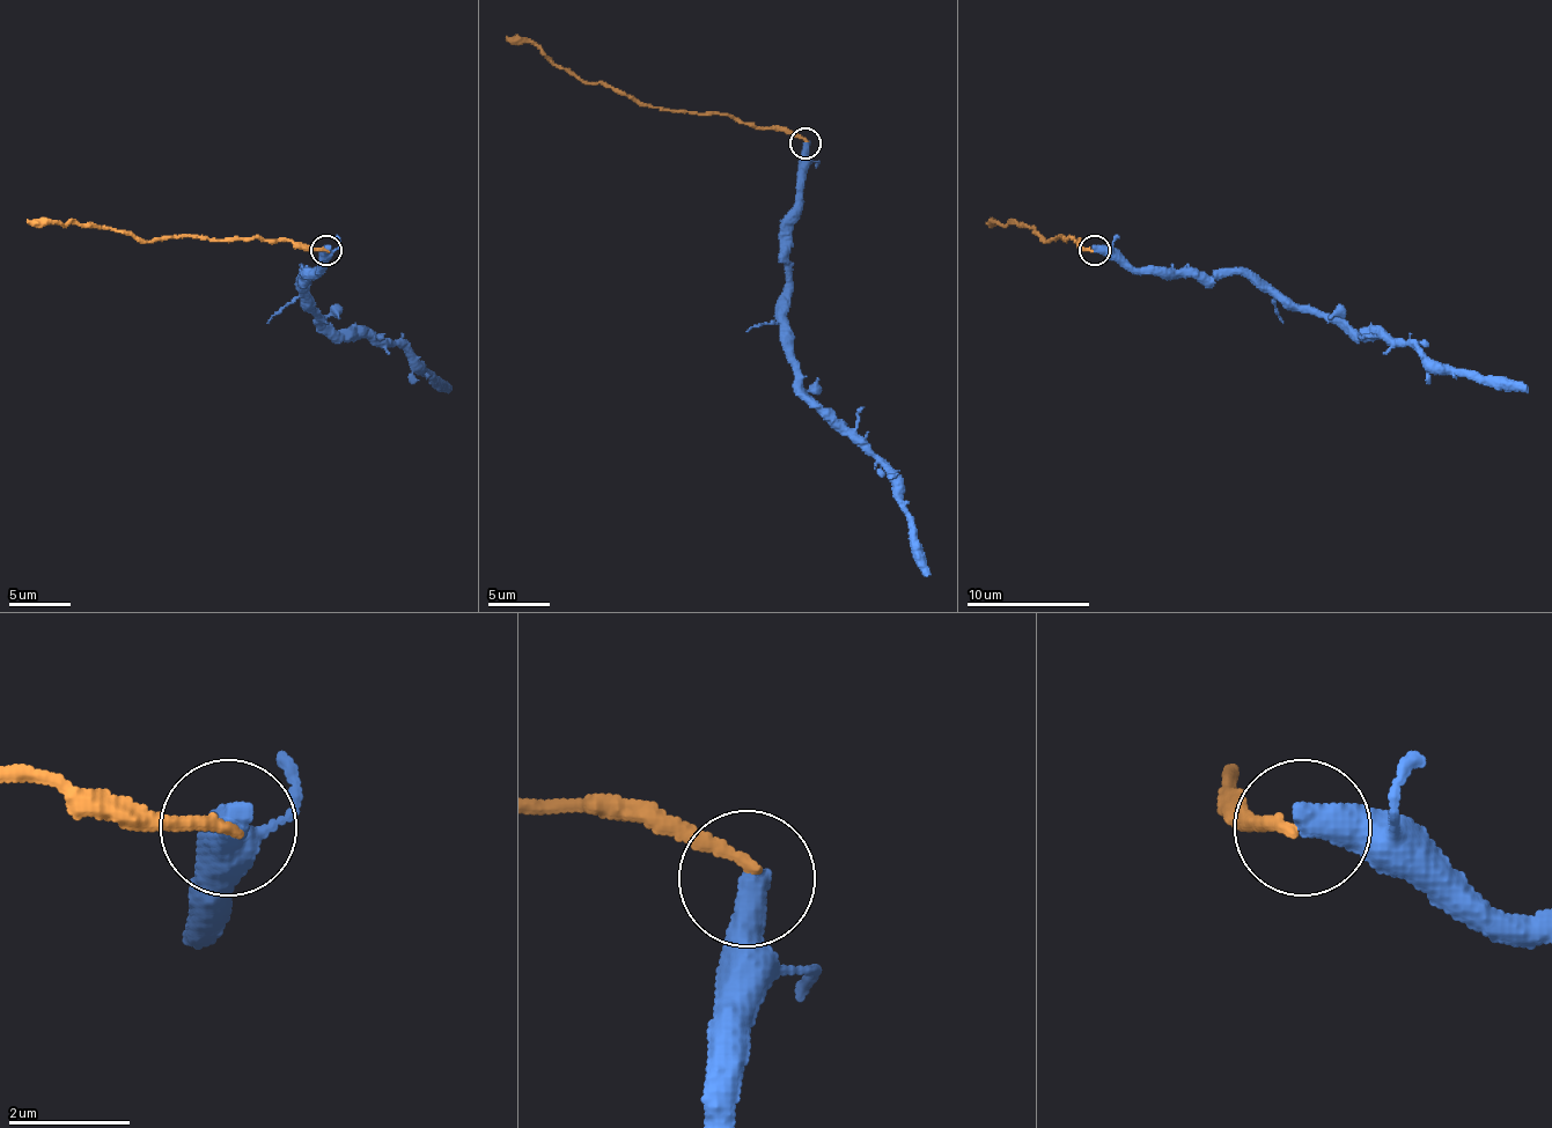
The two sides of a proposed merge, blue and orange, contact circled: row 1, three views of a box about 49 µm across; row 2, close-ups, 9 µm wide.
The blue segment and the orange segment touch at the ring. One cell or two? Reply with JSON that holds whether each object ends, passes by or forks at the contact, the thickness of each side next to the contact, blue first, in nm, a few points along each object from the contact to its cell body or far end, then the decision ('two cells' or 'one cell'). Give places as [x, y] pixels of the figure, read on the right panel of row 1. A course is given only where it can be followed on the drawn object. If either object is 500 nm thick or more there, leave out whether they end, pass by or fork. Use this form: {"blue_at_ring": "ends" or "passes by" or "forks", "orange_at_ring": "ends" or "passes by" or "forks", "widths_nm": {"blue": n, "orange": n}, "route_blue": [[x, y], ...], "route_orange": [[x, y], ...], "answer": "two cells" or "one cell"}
{"widths_nm": {"blue": 500, "orange": 240}, "route_blue": [[1094, 251], [1137, 270], [1253, 272], [1292, 300], [1338, 316], [1356, 334], [1403, 338], [1427, 359], [1527, 390]], "route_orange": [[1094, 251], [1063, 235], [1046, 242], [1035, 229], [988, 220]], "answer": "two cells"}

